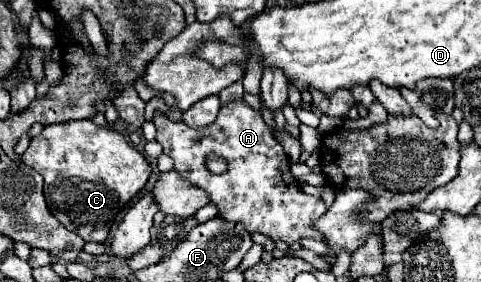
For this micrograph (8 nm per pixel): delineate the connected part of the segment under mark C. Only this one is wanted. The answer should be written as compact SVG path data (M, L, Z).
M69 120L61 124L47 124L39 136L35 136L23 154L23 162L37 170L45 180L45 198L51 214L69 230L79 234L85 242L105 242L109 236L109 228L115 222L119 210L123 210L133 196L137 196L149 176L151 166L147 164L145 156L135 150L117 130L95 126L91 120Z

